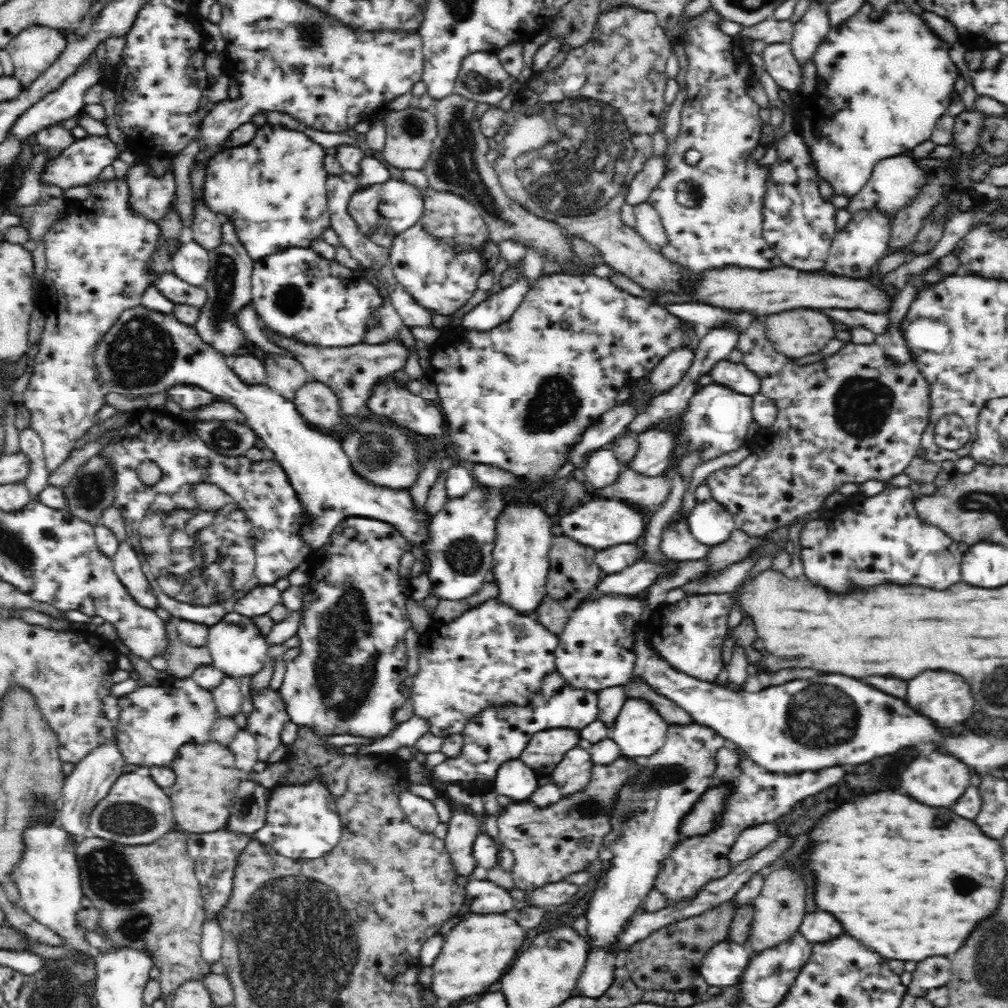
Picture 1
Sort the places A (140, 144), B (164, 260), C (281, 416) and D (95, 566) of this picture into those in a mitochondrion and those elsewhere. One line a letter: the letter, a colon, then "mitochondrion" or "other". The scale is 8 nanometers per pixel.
A: other
B: other
C: other
D: other

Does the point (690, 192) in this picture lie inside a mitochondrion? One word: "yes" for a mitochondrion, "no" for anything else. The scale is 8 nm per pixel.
yes

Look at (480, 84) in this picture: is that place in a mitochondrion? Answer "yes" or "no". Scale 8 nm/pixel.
yes

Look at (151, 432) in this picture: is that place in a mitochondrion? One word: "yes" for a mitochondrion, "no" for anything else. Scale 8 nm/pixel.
no

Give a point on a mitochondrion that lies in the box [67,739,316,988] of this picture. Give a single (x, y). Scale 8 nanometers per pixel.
(104, 868)

